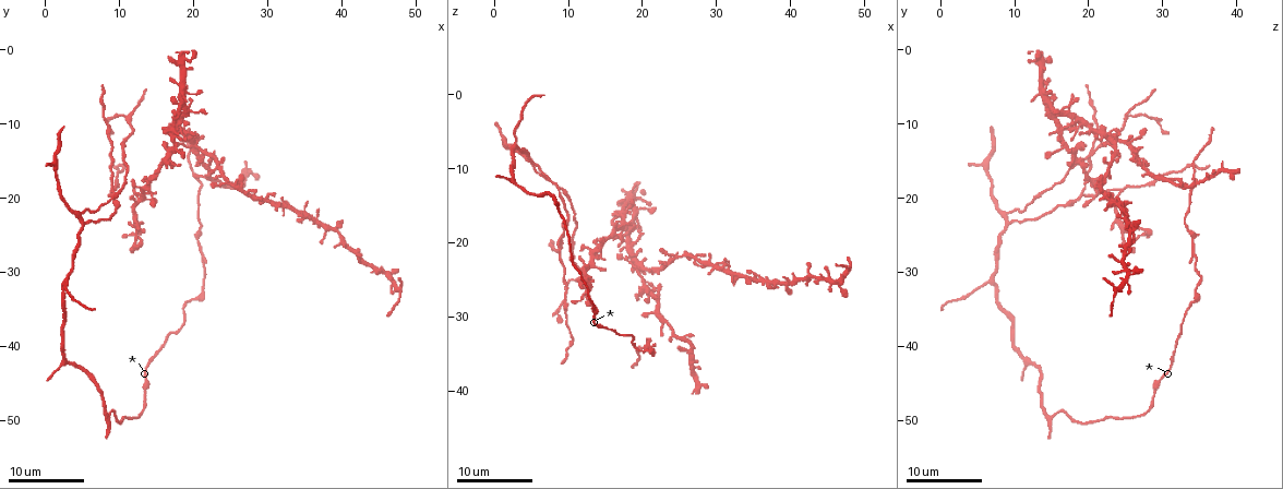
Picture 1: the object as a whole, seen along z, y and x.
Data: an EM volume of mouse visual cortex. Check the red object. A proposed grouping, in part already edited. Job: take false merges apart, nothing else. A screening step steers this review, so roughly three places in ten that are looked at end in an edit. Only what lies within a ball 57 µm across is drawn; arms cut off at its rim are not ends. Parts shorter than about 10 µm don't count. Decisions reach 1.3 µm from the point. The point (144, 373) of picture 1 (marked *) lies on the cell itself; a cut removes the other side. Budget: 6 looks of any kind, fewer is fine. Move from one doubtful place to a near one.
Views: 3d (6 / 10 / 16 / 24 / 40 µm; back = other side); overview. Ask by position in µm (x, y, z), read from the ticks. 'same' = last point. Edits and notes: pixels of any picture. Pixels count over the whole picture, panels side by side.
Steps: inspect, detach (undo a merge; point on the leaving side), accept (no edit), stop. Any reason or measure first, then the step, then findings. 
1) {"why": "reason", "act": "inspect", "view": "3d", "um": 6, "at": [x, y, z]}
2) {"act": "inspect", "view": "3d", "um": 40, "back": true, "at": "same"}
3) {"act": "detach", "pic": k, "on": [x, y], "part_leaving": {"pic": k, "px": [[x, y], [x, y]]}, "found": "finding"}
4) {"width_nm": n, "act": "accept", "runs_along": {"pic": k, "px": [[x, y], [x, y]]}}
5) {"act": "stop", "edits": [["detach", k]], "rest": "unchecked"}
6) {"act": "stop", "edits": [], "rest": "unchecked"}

{"why": "three arms meet", "act": "inspect", "view": "3d", "um": 10, "at": [3.5, 30.5, 7.0]}

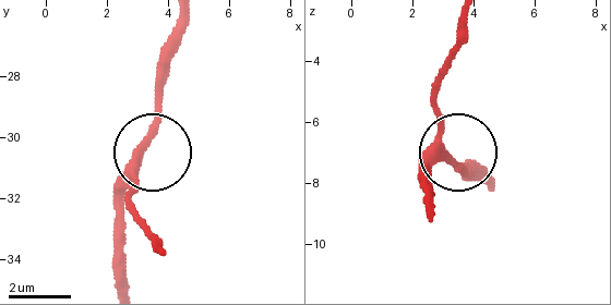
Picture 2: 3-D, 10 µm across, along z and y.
{"act": "accept", "runs_along": {"pic": 2, "px": [[120, 280], [120, 194], [154, 139], [164, 80]]}, "found": "one cell here"}

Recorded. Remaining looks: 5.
{"why": "a fork", "act": "inspect", "view": "3d", "um": 16, "at": [4.5, 22.0, 9.0]}

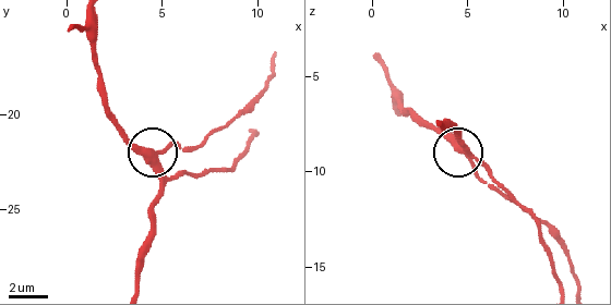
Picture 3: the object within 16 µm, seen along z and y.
{"arms": 3, "act": "accept", "runs_along": {"pic": 3, "px": [[138, 287], [138, 253], [152, 223], [162, 169], [119, 127]]}, "found": "all the same cell"}

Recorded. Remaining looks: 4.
{"why": "thin arm on a thick one", "act": "inspect", "view": "3d", "um": 10, "at": [9.0, 19.5, 19.0]}

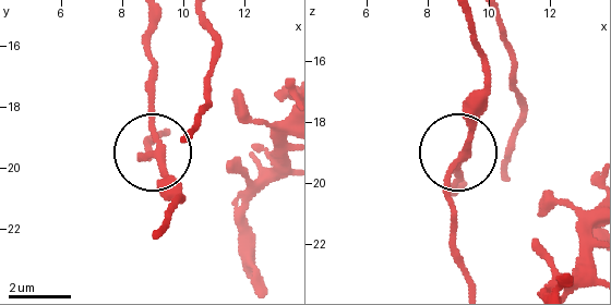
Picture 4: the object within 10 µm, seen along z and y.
{"arms": 3, "act": "accept", "found": "all the same cell"}

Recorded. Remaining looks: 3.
{"act": "stop", "edits": [], "rest": "unchecked"}

